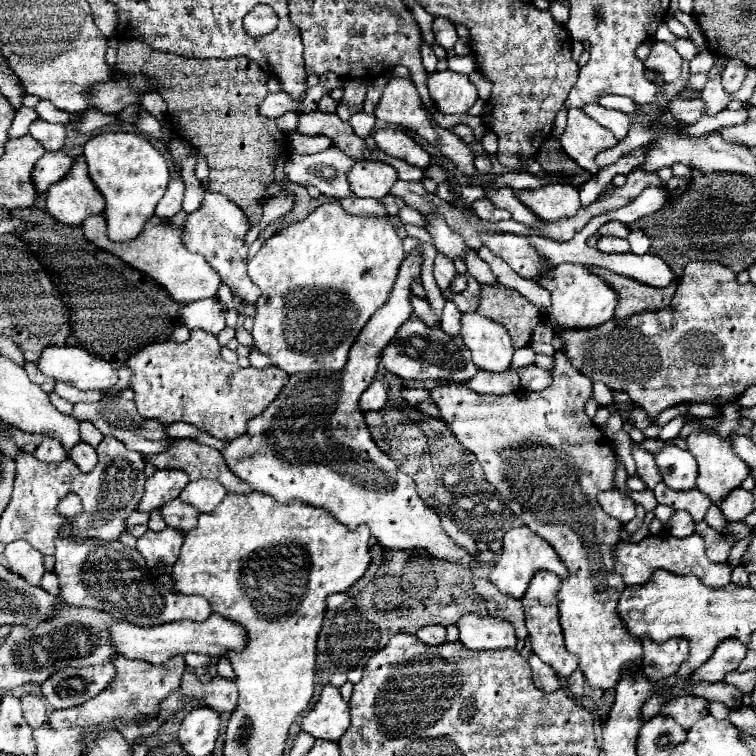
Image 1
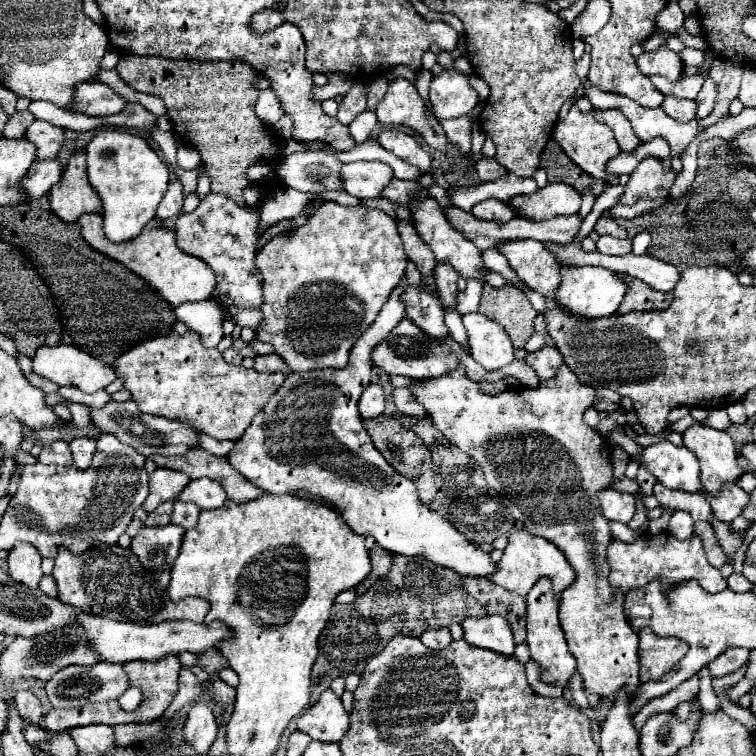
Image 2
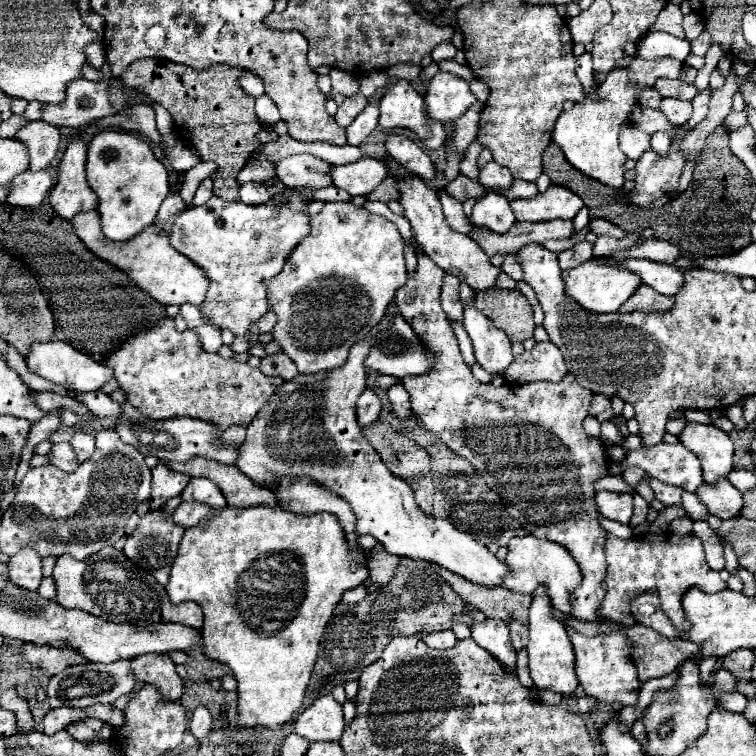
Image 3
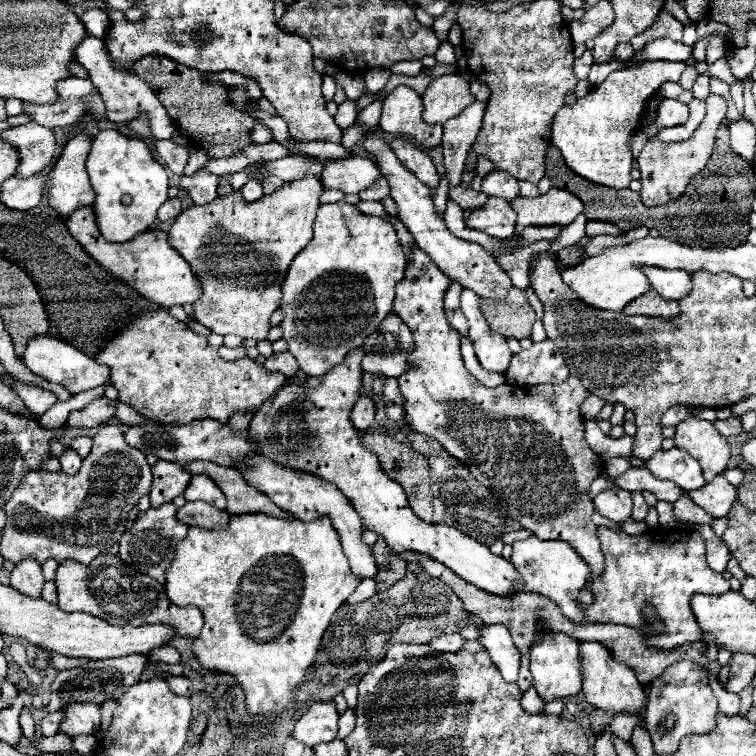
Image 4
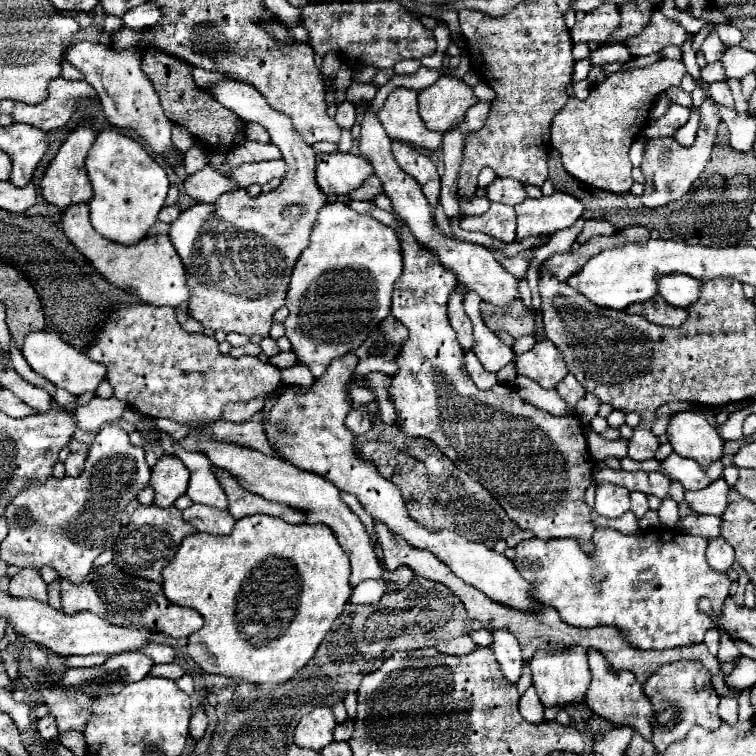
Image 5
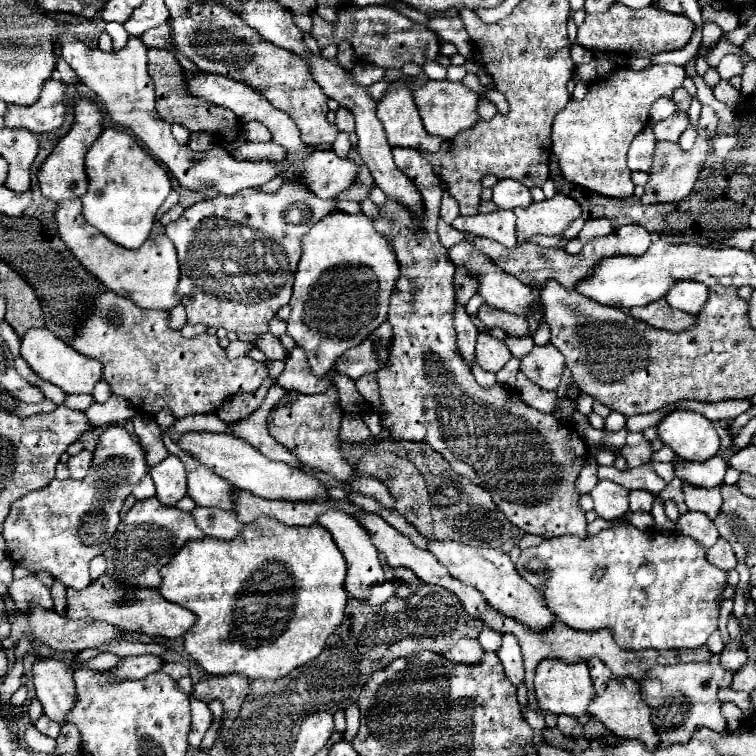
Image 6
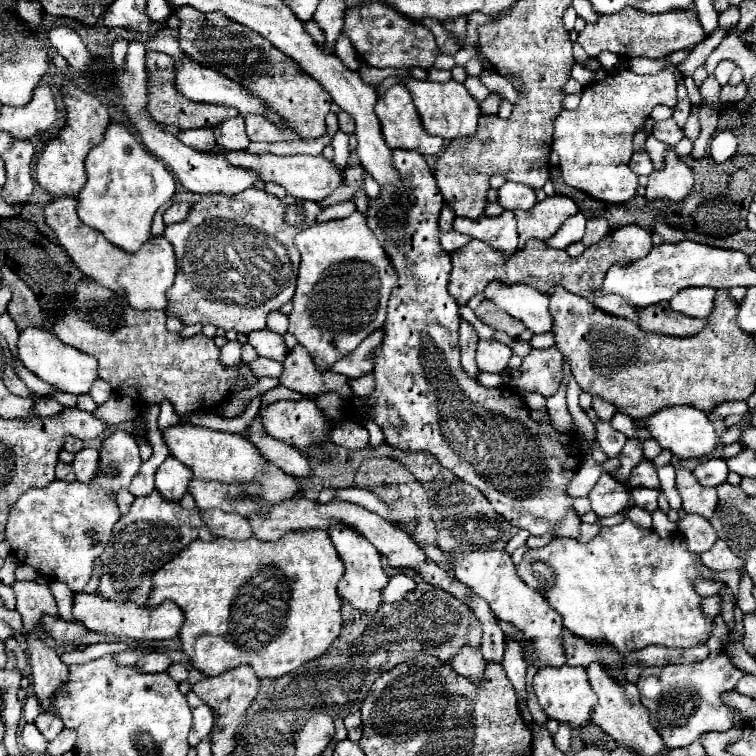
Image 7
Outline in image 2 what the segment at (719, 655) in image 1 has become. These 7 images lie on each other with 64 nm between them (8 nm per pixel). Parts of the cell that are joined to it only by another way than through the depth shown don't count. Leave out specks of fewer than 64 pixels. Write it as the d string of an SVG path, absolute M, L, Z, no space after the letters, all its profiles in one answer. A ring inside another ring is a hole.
M728 648L716 660L712 660L712 664L708 664L706 668L710 670L712 678L722 678L726 674L736 672L742 664L746 664L748 656L750 656L748 648Z

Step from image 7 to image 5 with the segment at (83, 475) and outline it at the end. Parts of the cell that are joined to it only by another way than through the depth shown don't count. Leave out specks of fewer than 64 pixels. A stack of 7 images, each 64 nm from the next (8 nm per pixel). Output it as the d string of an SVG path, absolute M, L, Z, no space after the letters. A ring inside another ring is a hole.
M68 454L64 466L66 466L66 474L68 476L78 476L84 468L84 460L86 460L86 454Z

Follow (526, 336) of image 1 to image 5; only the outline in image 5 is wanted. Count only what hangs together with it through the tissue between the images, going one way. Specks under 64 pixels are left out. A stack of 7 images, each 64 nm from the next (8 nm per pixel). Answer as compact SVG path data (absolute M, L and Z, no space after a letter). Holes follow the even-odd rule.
M516 298L512 304L502 306L502 308L492 306L488 302L482 302L480 304L480 312L482 312L482 318L484 318L486 326L492 332L504 330L504 332L508 332L514 338L534 336L536 312L526 308L520 298Z

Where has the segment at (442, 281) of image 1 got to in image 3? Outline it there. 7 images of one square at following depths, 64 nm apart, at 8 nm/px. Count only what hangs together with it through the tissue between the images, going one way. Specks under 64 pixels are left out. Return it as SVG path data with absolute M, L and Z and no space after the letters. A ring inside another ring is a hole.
M444 272L444 284L442 284L442 296L440 296L440 302L442 302L442 308L446 312L446 316L450 320L458 320L462 322L462 302L460 302L460 296L458 296L458 284L460 280L448 272Z

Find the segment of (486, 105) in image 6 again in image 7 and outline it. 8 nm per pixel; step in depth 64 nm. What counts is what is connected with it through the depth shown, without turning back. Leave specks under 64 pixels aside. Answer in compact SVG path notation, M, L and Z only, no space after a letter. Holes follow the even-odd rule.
M490 94L482 104L480 104L480 110L484 116L488 114L498 114L498 108L500 108L500 102L502 102L502 96L500 94Z

